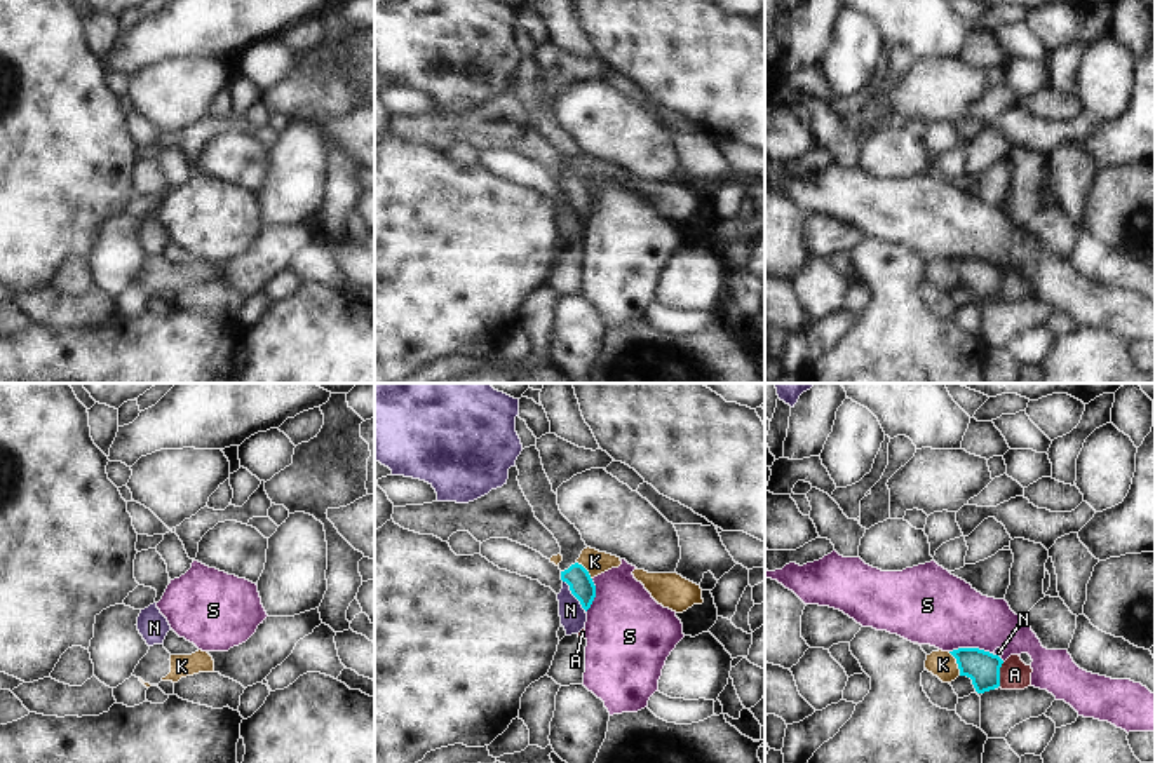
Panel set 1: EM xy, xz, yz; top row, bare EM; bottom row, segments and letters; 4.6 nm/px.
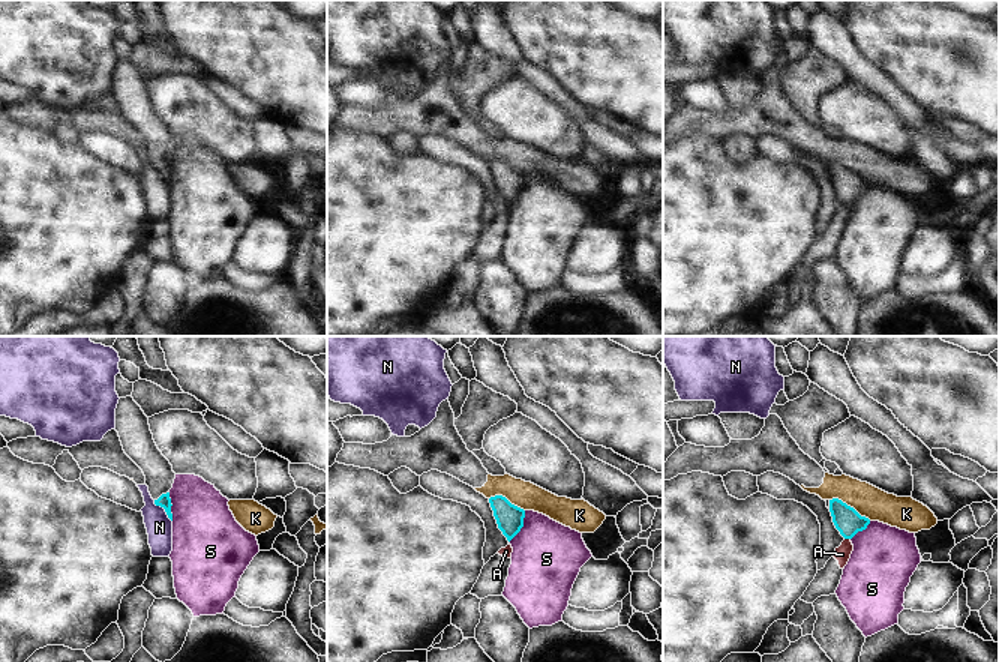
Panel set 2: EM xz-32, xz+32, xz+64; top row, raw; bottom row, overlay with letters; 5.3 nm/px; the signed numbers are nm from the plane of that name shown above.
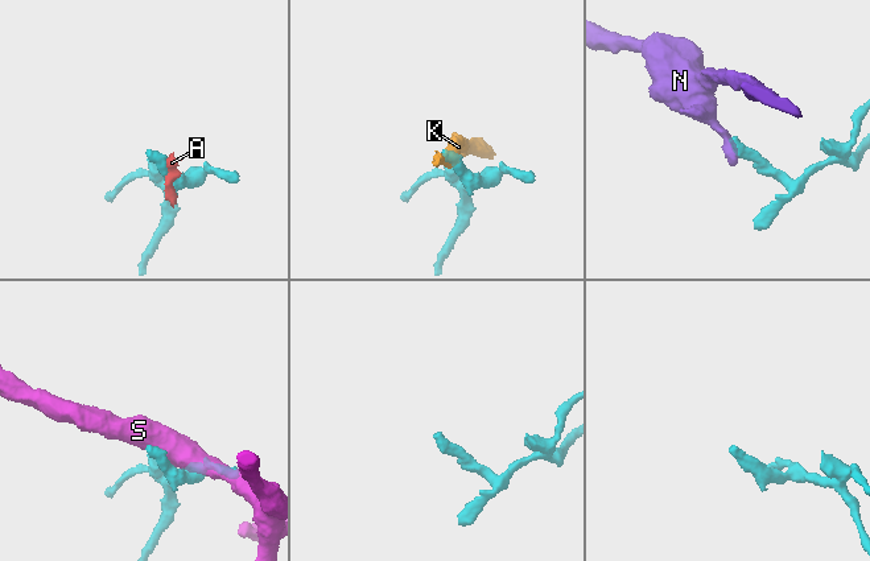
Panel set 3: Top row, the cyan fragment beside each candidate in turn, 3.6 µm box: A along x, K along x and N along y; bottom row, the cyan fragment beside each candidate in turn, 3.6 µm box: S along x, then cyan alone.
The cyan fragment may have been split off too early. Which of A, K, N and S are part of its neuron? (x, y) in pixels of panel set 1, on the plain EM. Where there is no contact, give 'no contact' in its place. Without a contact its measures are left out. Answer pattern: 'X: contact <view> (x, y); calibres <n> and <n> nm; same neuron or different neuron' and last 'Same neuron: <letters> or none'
A: contact yz (999, 284); calibres 160 and 140 nm; different neuron
K: contact yz (957, 272); calibres 160 and 120 nm; different neuron
N: contact xz (574, 204); calibres 110 and 120 nm; different neuron
S: contact yz (972, 258); calibres 160 and 340 nm; different neuron
Same neuron: none

